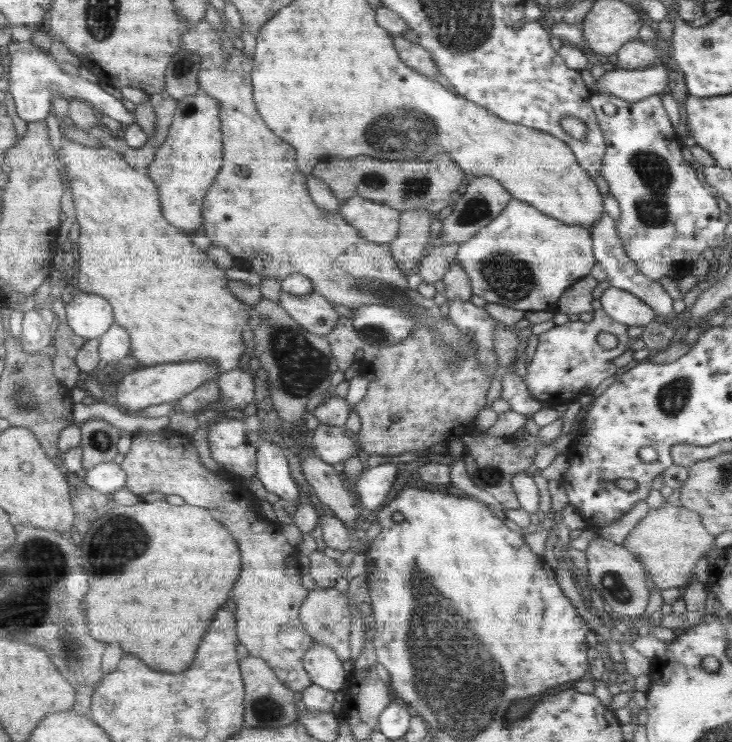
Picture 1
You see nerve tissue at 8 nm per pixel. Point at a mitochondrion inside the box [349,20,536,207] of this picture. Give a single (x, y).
(392, 137)

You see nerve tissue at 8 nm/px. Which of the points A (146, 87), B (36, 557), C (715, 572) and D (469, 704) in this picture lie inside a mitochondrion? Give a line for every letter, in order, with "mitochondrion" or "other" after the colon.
A: other
B: mitochondrion
C: other
D: mitochondrion

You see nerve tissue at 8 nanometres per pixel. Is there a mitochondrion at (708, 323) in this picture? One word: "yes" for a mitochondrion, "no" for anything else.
no

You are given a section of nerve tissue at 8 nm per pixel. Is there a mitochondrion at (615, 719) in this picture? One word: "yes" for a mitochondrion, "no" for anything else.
no

